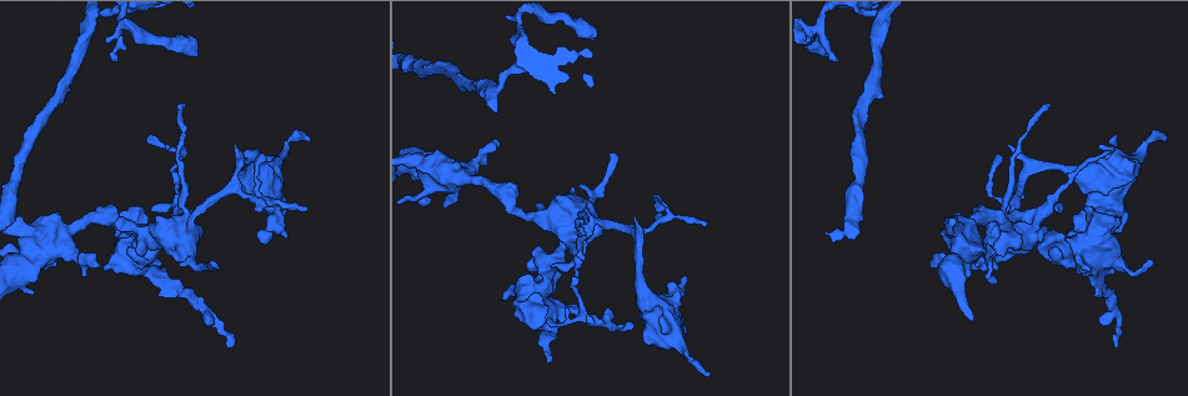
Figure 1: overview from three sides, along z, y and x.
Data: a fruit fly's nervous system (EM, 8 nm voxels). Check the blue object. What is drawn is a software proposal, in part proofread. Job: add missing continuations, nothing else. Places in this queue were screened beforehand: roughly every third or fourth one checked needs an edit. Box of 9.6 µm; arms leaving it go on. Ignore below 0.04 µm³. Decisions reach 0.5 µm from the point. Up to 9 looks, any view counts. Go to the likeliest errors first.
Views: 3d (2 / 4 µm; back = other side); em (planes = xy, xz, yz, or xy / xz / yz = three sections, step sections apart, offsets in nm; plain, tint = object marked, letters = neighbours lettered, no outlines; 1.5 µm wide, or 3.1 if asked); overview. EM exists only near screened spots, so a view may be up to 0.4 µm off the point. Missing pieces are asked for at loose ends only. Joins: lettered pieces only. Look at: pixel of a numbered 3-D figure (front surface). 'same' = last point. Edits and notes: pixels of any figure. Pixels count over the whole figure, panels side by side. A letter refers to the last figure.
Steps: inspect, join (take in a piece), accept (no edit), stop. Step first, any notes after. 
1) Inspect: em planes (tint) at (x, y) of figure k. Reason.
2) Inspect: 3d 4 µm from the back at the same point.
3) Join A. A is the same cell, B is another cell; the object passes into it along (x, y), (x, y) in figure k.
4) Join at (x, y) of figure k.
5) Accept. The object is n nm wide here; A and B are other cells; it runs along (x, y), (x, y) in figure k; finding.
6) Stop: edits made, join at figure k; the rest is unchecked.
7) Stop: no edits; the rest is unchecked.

Inspect: em planes (plain) at (631, 324) of figure 1. Free end.

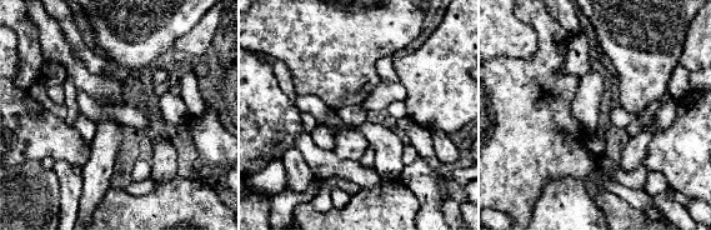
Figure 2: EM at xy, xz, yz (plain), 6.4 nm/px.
Inspect: em planes (tint) at the same point.

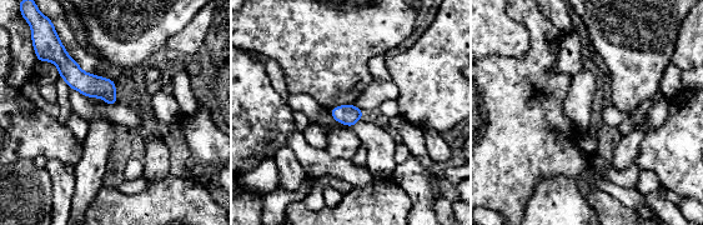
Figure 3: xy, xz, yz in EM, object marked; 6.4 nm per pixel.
Inspect: em planes (letters) at the same point.

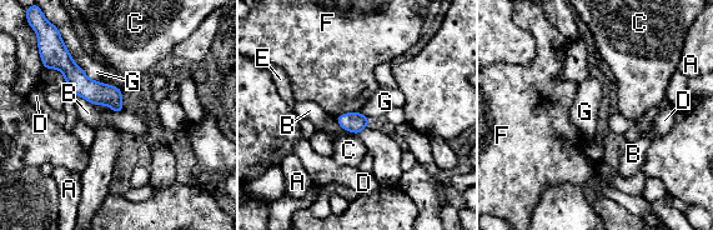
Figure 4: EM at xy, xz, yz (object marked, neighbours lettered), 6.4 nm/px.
Accept. The object is 100 nm wide here; A, B, C, D, E, F and G are other cells; a border runs along (68, 49), (71, 59), (101, 83) in figure 4; no lettered piece goes on from it.

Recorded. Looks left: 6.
Inspect: 3d 2 µm at (309, 136) of figure 1. Thin end.

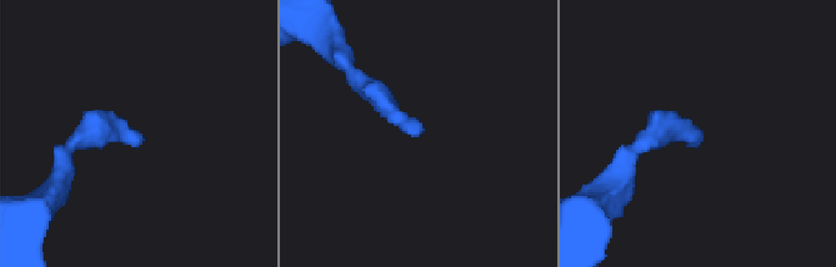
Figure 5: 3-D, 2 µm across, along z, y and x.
Inspect: em xz step 8 (letters) at (141, 137) of figure 5.

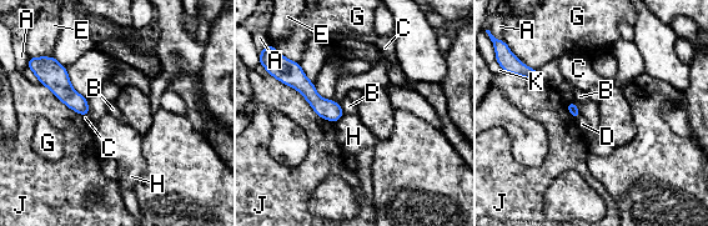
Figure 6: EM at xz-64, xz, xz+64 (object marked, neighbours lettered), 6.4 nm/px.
Accept. A, B, C, D, E, G, H, J and K are other cells; none of them fits.

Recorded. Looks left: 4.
Inspect: 3d 2 µm at (1118, 229) of figure 1. Thick end.

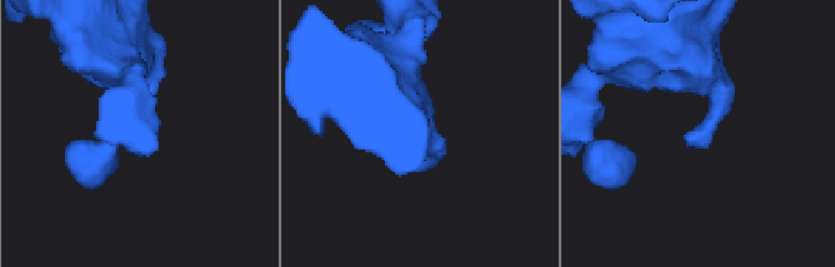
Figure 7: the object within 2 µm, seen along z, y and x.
Inspect: em planes (letters) at (690, 140) of figure 7.

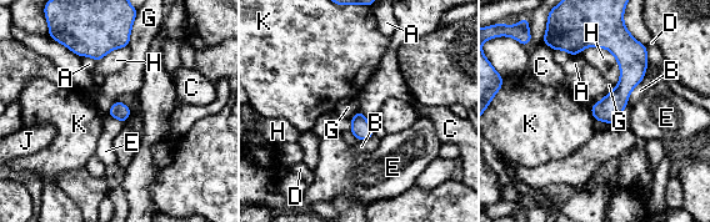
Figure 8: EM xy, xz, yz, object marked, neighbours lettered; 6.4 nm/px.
Accept. A, B, C, D, E, G, H, J and K are other cells; a border runs along (589, 109), (595, 120) in figure 8; no lettered piece goes on from it.

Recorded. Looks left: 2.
Stop: no edits; the rest is unchecked.

